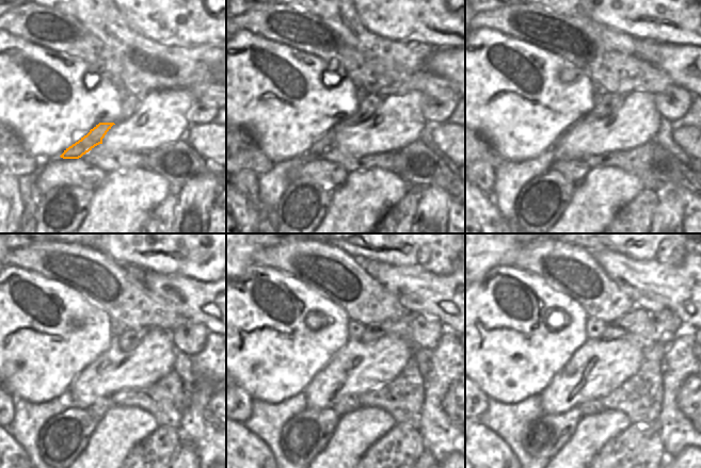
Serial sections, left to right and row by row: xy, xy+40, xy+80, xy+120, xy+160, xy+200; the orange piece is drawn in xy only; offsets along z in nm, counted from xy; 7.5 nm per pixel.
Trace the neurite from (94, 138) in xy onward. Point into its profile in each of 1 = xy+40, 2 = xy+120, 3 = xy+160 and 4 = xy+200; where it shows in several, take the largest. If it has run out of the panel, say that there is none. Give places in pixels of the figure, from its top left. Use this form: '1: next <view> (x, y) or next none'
1: next xy+40 (369, 105)
2: next xy+120 (129, 340)
3: next xy+160 (401, 327)
4: next xy+200 (635, 326)

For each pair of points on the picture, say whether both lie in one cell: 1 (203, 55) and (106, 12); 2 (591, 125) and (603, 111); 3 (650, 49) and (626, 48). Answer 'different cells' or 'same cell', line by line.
1: same cell
2: different cells
3: different cells

